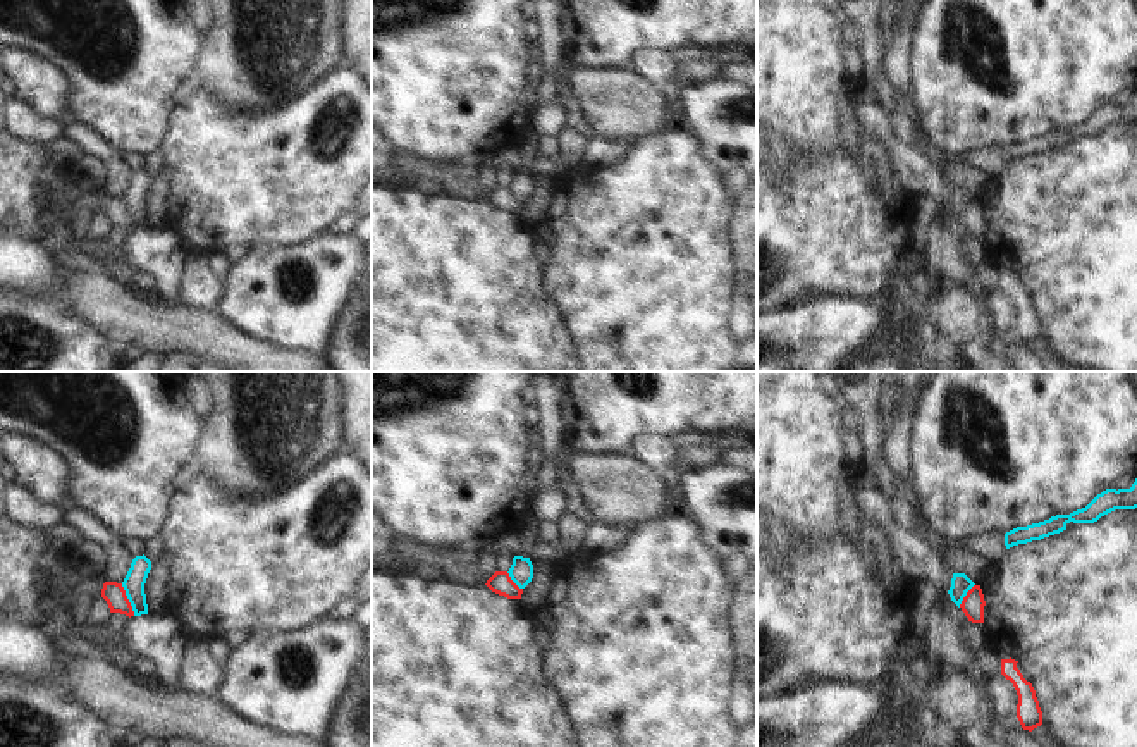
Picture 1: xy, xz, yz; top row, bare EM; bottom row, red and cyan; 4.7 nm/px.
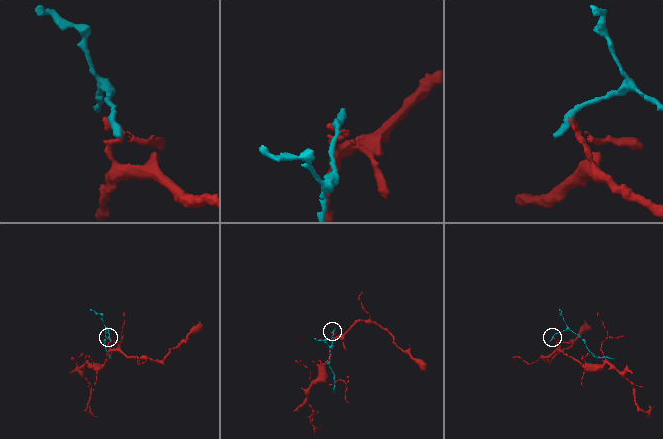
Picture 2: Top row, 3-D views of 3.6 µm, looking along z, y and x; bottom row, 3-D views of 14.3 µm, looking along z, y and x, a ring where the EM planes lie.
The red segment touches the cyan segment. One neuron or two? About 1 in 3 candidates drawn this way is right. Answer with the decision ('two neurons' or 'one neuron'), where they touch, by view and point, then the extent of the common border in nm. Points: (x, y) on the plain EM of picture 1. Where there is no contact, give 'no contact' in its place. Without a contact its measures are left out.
two neurons | xy (128, 214) | 170 nm

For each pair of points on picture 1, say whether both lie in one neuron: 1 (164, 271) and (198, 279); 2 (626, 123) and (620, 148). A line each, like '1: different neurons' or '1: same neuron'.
1: different neurons
2: different neurons

